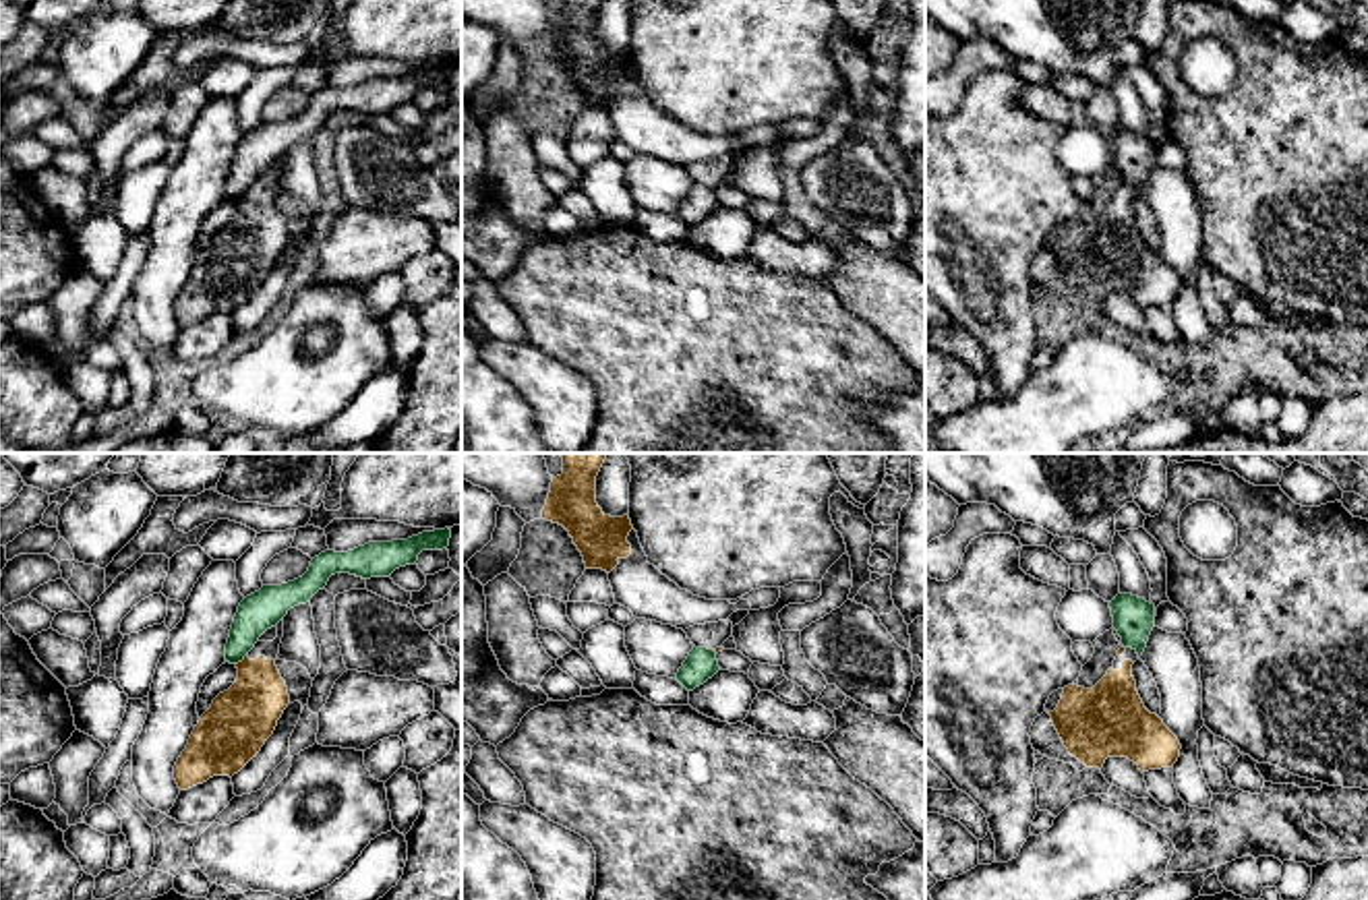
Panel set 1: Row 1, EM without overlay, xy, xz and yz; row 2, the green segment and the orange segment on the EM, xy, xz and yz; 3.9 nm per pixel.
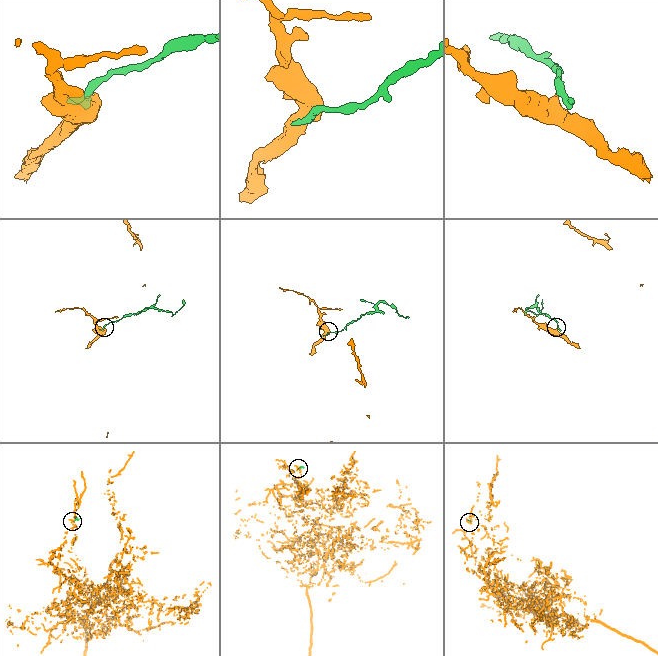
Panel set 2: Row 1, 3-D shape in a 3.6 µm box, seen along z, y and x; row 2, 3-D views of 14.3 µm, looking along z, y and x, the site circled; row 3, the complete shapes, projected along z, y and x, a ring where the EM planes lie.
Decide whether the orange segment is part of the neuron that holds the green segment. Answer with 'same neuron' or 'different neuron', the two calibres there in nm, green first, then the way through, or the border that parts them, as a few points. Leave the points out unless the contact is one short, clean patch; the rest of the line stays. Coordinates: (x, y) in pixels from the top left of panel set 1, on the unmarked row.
different neuron | 150/260 nm | along xy (247, 189), (236, 201)

